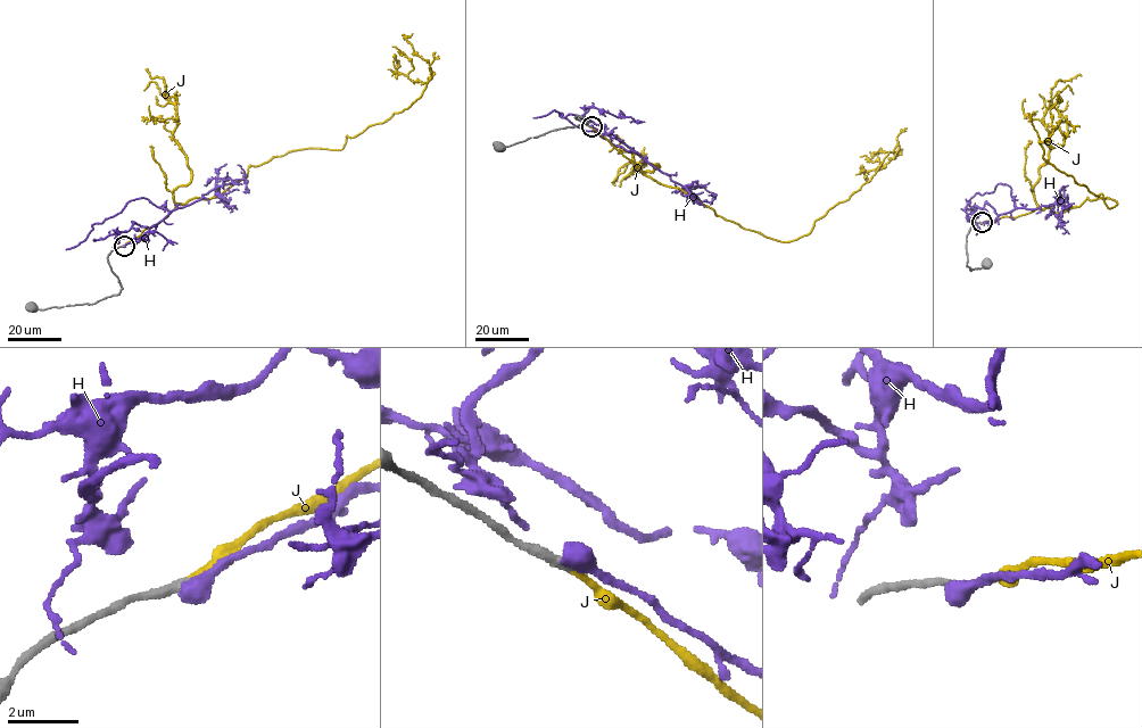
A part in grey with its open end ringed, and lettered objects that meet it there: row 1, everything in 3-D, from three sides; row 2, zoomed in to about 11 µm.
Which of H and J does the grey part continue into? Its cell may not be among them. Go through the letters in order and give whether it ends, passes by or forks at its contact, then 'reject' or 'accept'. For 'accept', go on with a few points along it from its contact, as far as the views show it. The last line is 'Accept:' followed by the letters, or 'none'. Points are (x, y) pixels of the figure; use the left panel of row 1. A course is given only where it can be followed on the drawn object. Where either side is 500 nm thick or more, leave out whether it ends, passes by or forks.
H: reject
J: it ends there; accept; it runs (123, 245), (249, 167), (339, 150), (400, 113), (431, 77), (411, 80), (392, 47)
Accept: J

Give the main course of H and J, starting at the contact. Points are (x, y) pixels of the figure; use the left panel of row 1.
H: (123, 246), (140, 239), (168, 211), (146, 198), (130, 200), (115, 215), (93, 223), (85, 238), (66, 249)
J: (123, 245), (249, 167), (339, 150), (400, 113), (431, 77), (411, 80), (392, 47)

